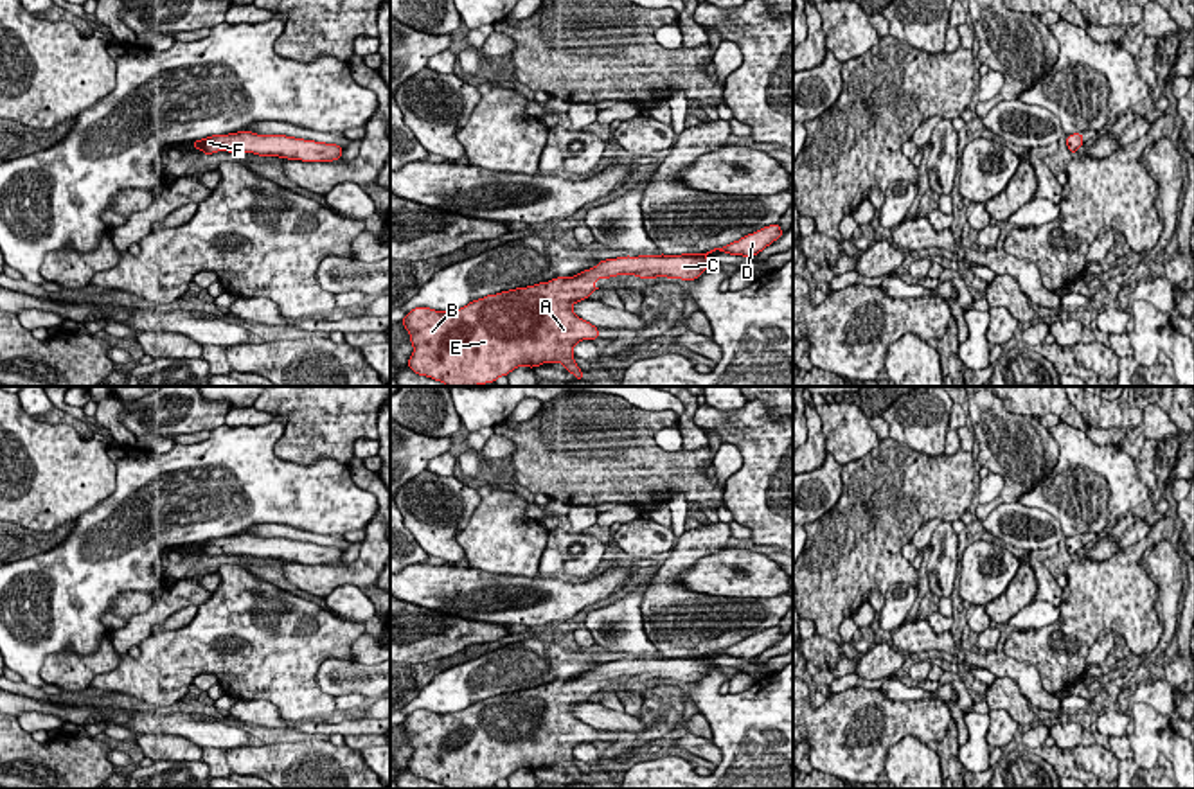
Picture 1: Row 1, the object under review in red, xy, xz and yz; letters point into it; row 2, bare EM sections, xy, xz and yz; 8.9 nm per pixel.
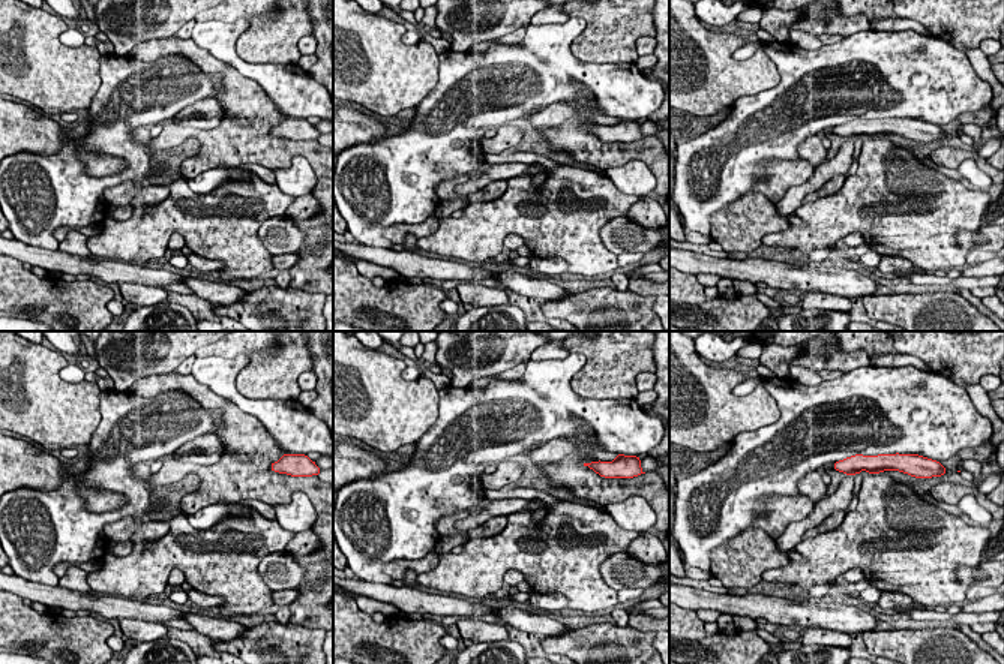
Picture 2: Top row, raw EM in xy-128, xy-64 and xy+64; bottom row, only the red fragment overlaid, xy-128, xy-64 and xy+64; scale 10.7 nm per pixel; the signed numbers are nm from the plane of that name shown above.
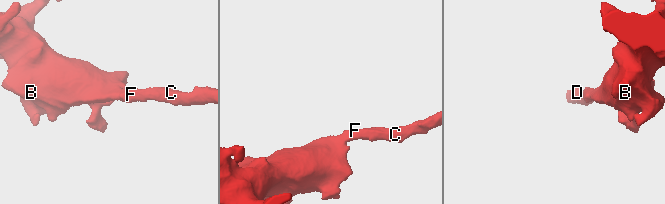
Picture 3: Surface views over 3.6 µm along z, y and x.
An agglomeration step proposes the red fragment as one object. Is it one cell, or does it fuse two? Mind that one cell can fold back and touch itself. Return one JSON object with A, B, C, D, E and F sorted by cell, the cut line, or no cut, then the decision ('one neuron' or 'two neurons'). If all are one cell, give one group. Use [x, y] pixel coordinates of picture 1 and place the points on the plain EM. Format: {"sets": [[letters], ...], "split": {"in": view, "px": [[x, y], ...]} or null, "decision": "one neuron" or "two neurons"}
{"sets": [["A", "B", "C", "D", "E", "F"]], "split": null, "decision": "one neuron"}

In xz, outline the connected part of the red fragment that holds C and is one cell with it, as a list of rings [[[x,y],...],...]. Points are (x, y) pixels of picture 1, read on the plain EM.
[[[775,625],[775,627],[764,629],[764,631],[761,631],[761,633],[755,633],[753,636],[748,636],[748,638],[741,640],[739,643],[728,645],[726,649],[714,651],[714,652],[710,652],[710,654],[707,654],[707,656],[682,656],[682,658],[665,658],[665,656],[660,656],[660,658],[638,658],[638,660],[626,658],[626,660],[617,660],[617,661],[604,661],[604,663],[601,663],[597,669],[593,669],[593,670],[590,670],[590,672],[584,672],[584,674],[581,674],[581,676],[577,676],[577,678],[574,678],[574,679],[556,679],[556,681],[552,681],[552,683],[548,683],[548,685],[539,685],[539,687],[527,688],[527,690],[516,690],[516,692],[509,692],[509,694],[496,696],[496,697],[487,697],[487,699],[484,699],[484,701],[478,701],[478,703],[469,705],[468,708],[464,708],[464,710],[460,710],[460,712],[453,712],[453,714],[435,714],[435,712],[423,710],[423,708],[414,710],[414,712],[408,714],[406,719],[401,723],[403,730],[410,735],[410,746],[414,748],[414,755],[412,755],[412,758],[408,760],[408,771],[414,773],[414,775],[419,776],[419,778],[426,778],[426,780],[432,780],[432,782],[435,782],[435,784],[441,784],[441,785],[444,785],[446,789],[475,789],[475,787],[495,785],[500,778],[509,778],[509,776],[511,776],[514,771],[518,771],[518,769],[534,771],[534,769],[539,769],[539,767],[543,767],[543,766],[554,766],[554,764],[557,764],[557,766],[561,766],[570,776],[574,776],[577,784],[583,784],[583,773],[577,769],[577,766],[575,766],[575,762],[574,762],[574,748],[579,746],[579,744],[583,744],[583,742],[593,744],[595,740],[599,740],[599,731],[597,731],[595,728],[592,728],[590,724],[579,721],[579,719],[572,714],[572,708],[574,708],[575,705],[581,705],[581,703],[584,703],[584,701],[590,701],[592,696],[593,696],[595,692],[599,692],[599,690],[595,688],[595,683],[597,683],[597,681],[610,681],[610,679],[617,679],[617,678],[629,678],[629,679],[637,678],[638,681],[646,681],[646,683],[656,681],[656,679],[667,679],[667,681],[682,681],[682,683],[687,683],[687,685],[689,685],[689,683],[698,681],[705,672],[708,672],[708,670],[712,670],[712,669],[716,667],[714,663],[707,663],[707,661],[705,661],[708,656],[712,656],[712,654],[716,654],[716,652],[725,654],[725,656],[730,656],[730,658],[753,660],[753,658],[757,658],[759,654],[762,654],[766,649],[773,647],[775,642],[780,642],[780,640],[782,640],[780,627]]]

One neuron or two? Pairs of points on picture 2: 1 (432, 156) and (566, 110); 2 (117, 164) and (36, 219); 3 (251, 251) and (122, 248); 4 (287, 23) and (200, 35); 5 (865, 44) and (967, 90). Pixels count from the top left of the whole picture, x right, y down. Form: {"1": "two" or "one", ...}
{"1": "two", "2": "two", "3": "one", "4": "two", "5": "one"}

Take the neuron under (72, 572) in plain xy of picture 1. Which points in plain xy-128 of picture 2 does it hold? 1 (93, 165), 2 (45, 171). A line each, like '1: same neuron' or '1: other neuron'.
1: other neuron
2: same neuron

